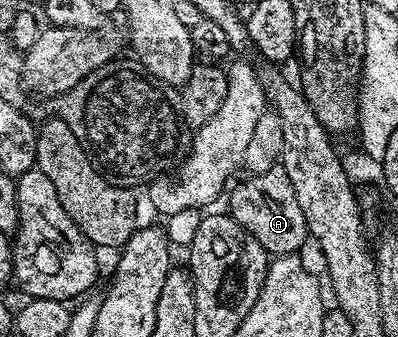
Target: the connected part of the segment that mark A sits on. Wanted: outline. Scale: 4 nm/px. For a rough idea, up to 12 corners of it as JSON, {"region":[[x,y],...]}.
{"region":[[283,164],[245,176],[227,212],[269,255],[309,240]]}

